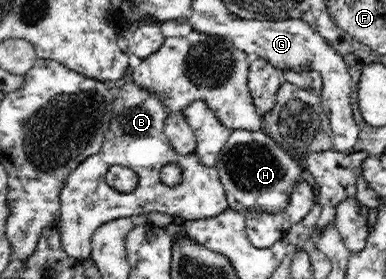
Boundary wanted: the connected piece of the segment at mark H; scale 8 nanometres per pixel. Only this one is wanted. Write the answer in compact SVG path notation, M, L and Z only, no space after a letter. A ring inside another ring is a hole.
M232 130L227 143L221 148L214 168L220 176L230 209L244 215L251 208L266 213L285 211L288 205L288 196L291 195L296 181L301 180L303 164L299 158L293 157L279 147L279 144L264 131Z

